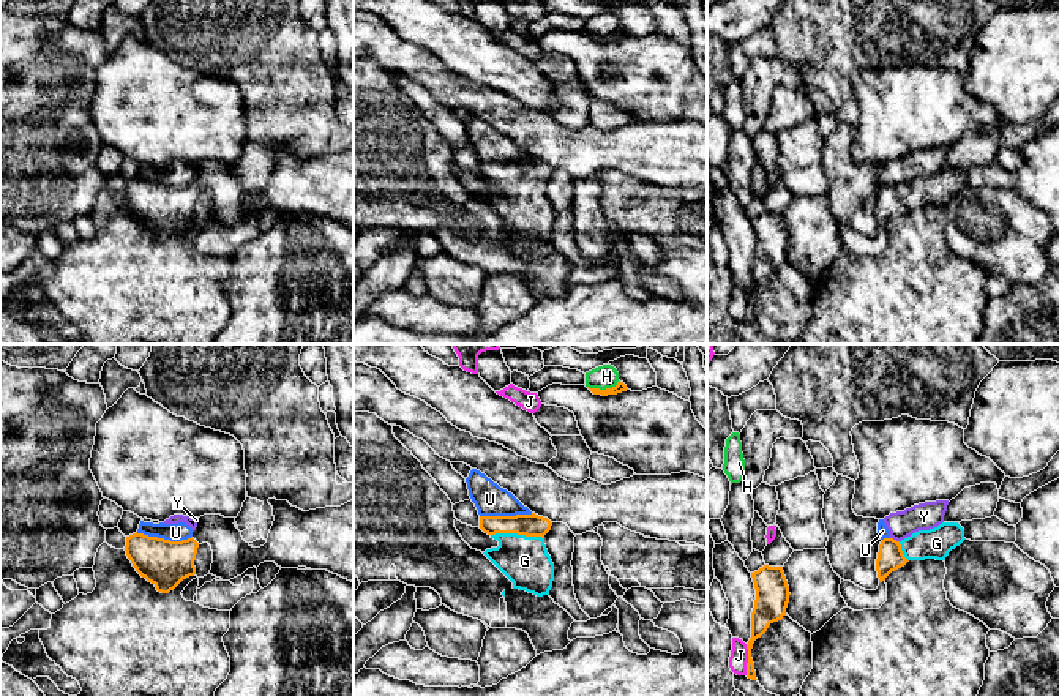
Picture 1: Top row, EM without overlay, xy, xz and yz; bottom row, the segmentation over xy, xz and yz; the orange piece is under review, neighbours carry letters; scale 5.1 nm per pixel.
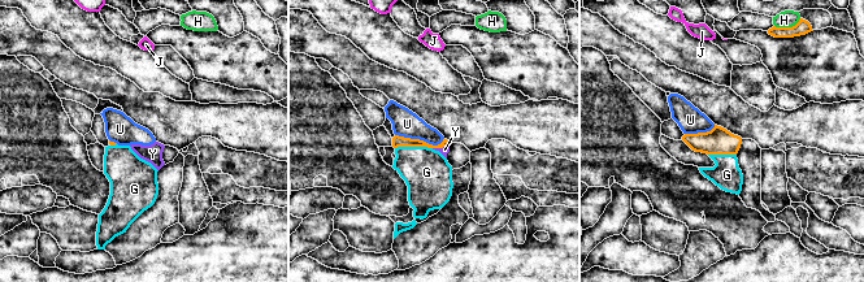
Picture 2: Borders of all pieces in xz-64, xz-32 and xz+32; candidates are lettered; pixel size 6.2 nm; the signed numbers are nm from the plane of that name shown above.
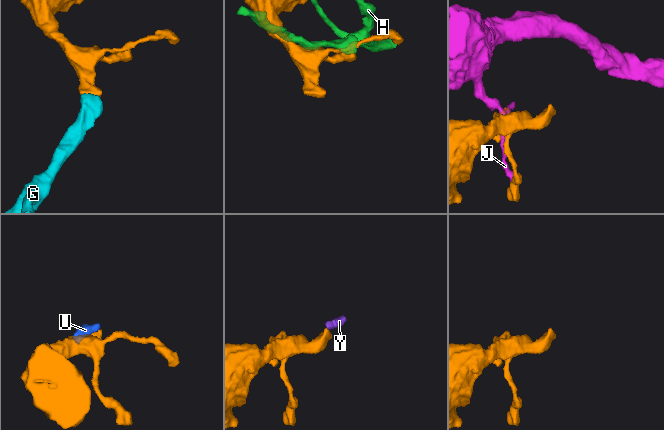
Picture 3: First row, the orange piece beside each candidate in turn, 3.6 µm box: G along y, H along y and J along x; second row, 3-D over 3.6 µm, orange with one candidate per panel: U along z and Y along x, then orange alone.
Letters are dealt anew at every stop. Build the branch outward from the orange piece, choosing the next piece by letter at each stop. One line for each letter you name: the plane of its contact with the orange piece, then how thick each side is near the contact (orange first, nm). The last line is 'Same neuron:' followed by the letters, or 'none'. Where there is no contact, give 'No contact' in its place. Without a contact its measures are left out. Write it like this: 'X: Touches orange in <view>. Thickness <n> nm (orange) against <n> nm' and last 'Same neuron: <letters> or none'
G: Touches orange in xz. Thickness 110 nm (orange) against 240 nm
Same neuron: G

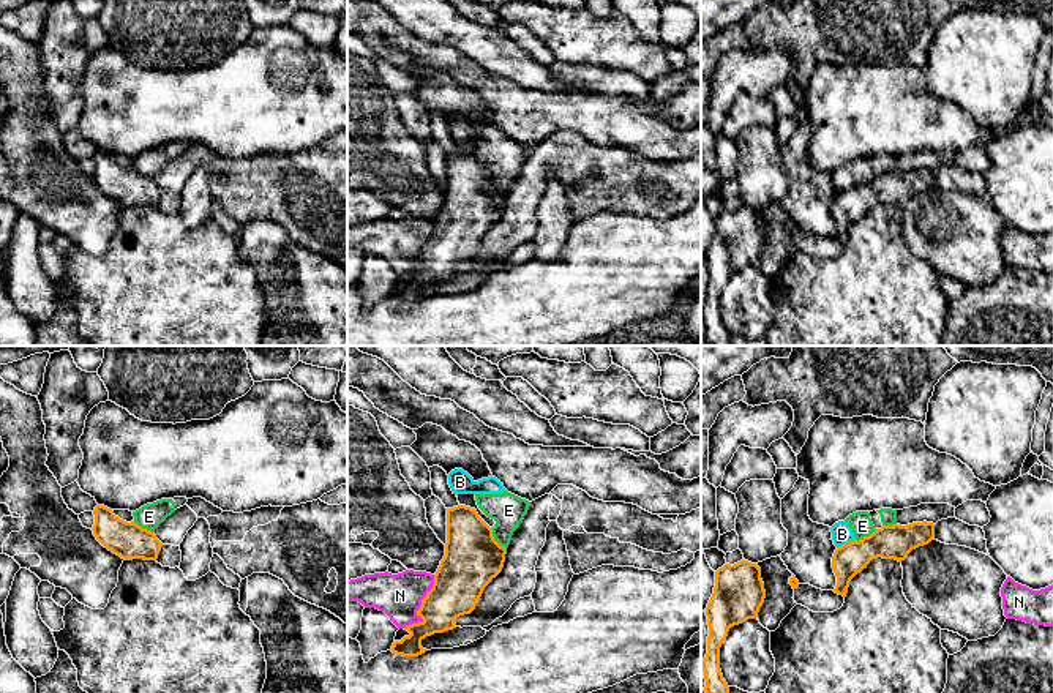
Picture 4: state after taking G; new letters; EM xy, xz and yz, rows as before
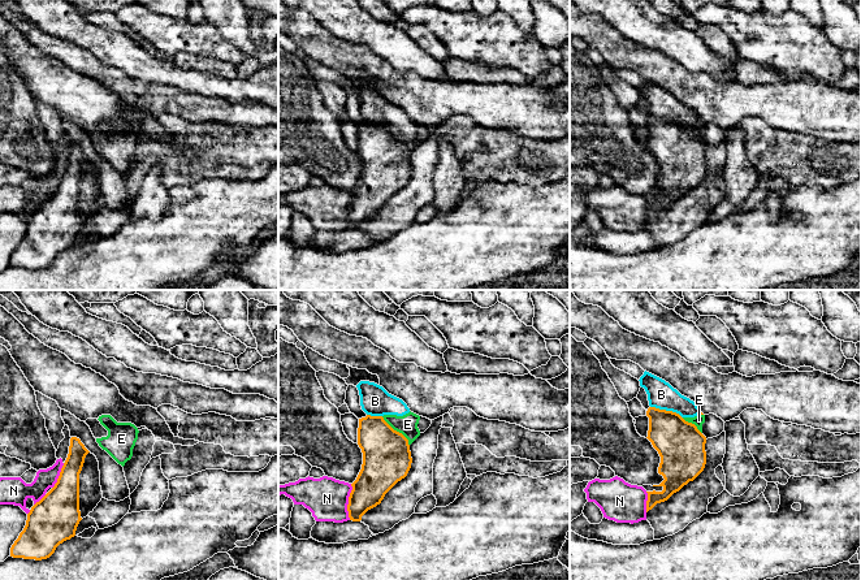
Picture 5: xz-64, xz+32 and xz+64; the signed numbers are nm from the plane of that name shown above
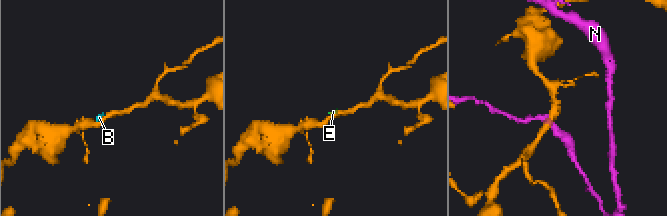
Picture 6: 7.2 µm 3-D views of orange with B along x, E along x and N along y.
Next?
Same neuron: none

